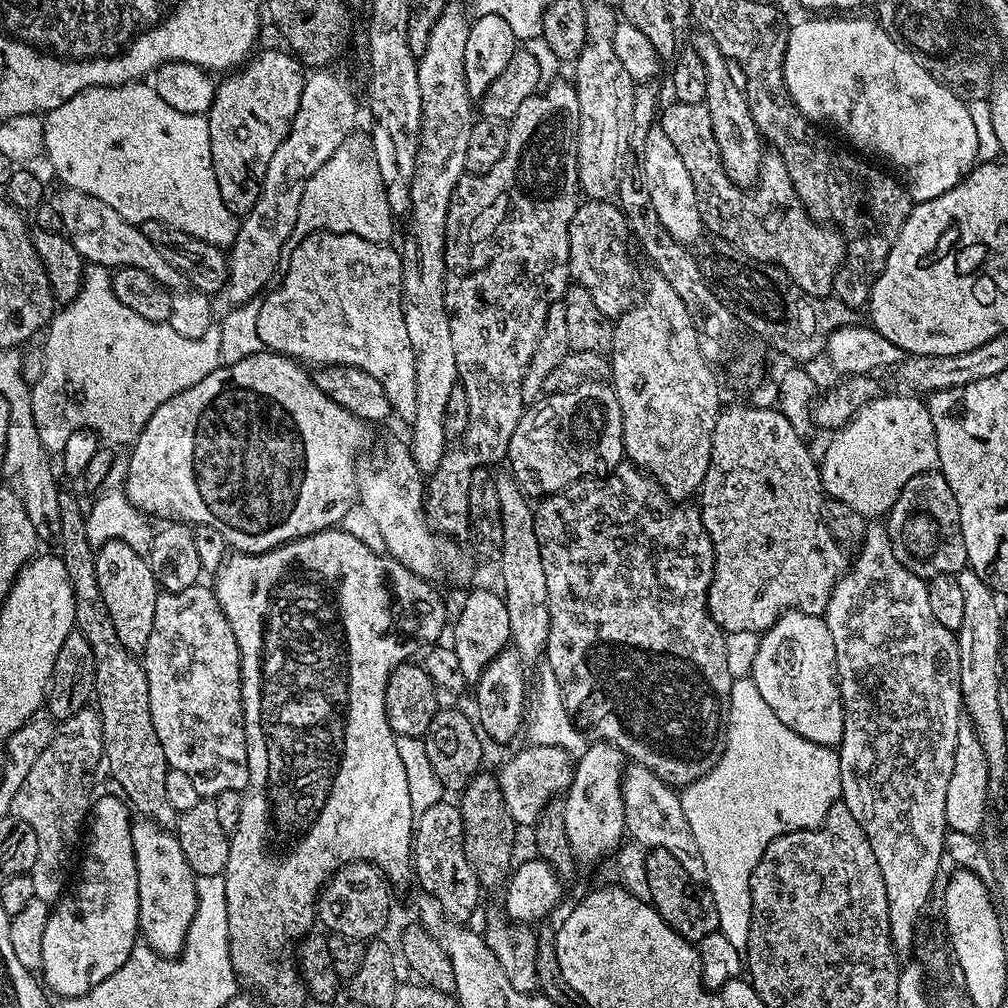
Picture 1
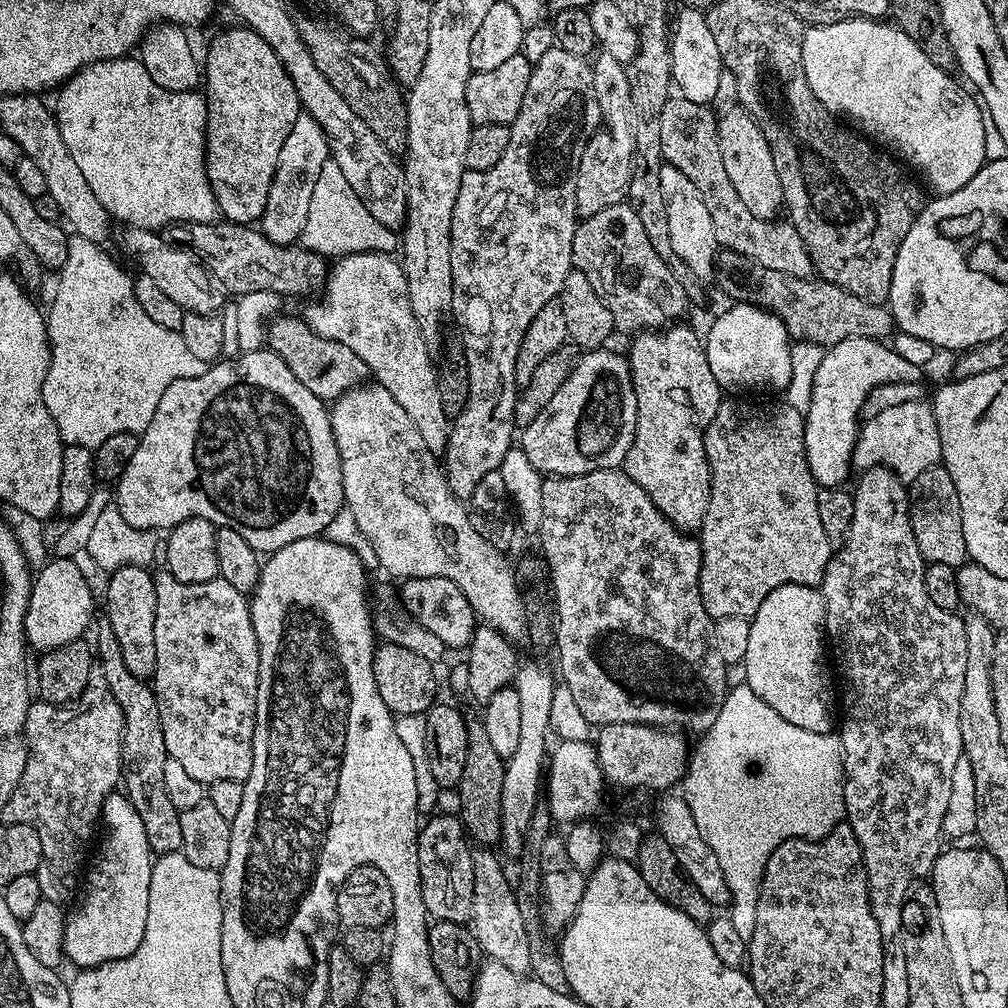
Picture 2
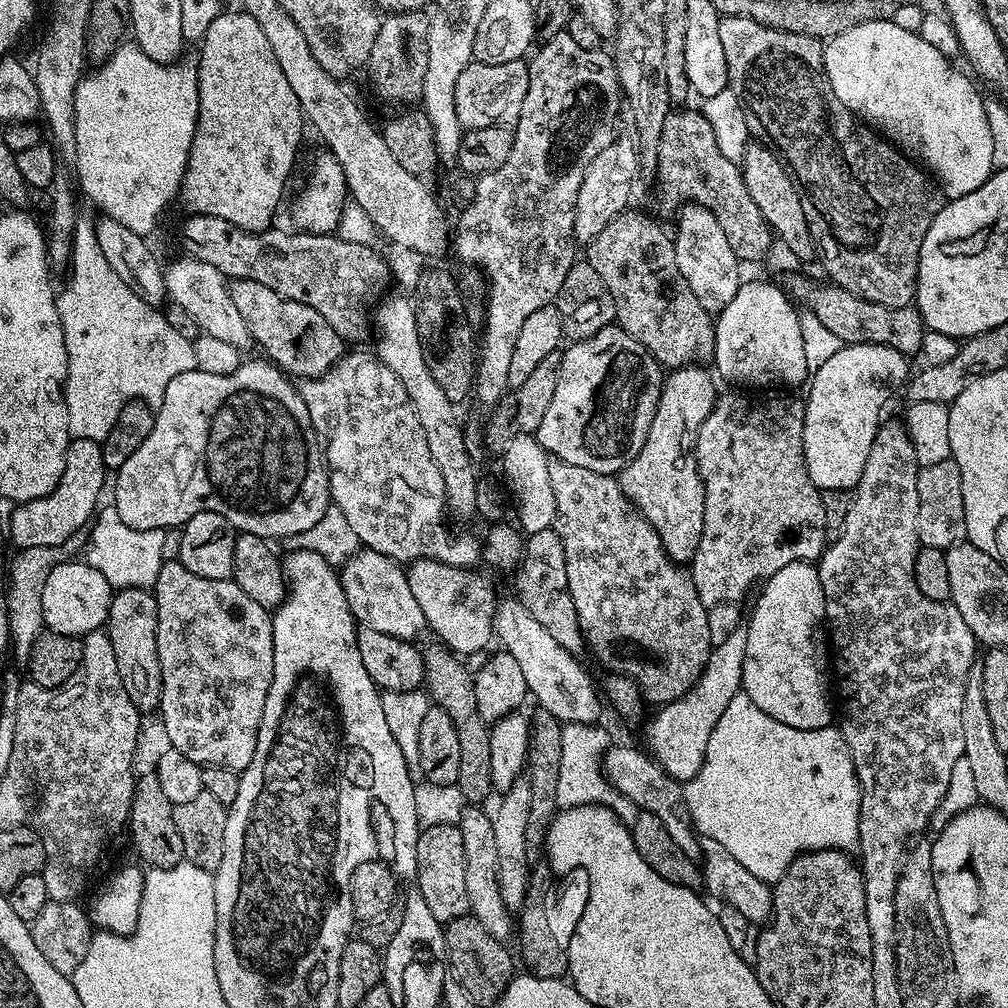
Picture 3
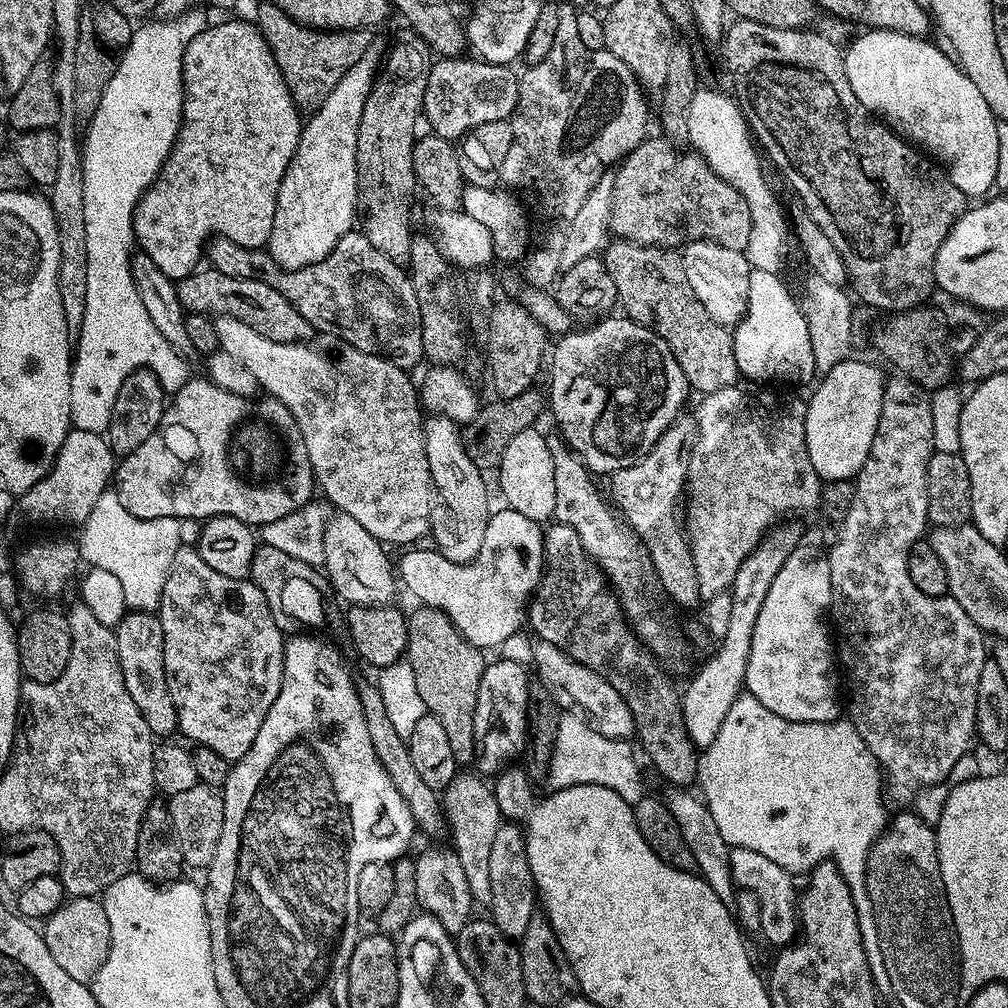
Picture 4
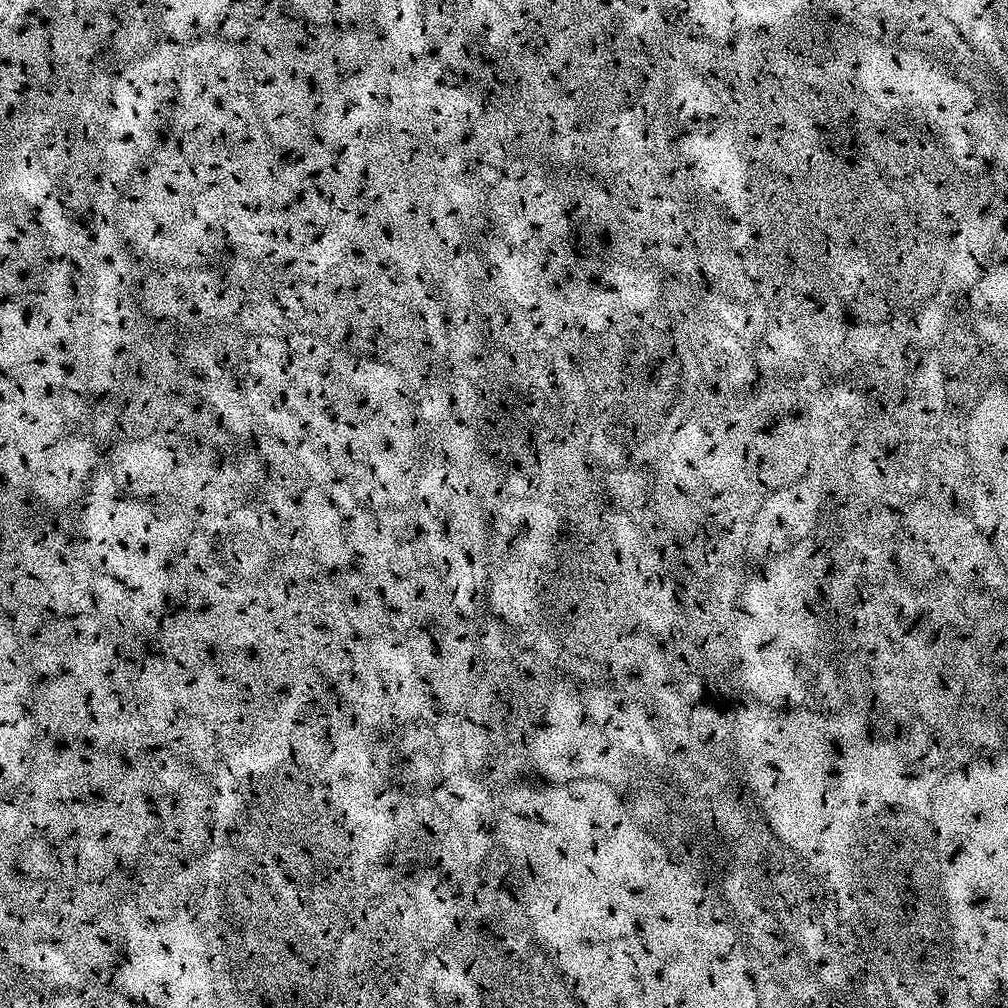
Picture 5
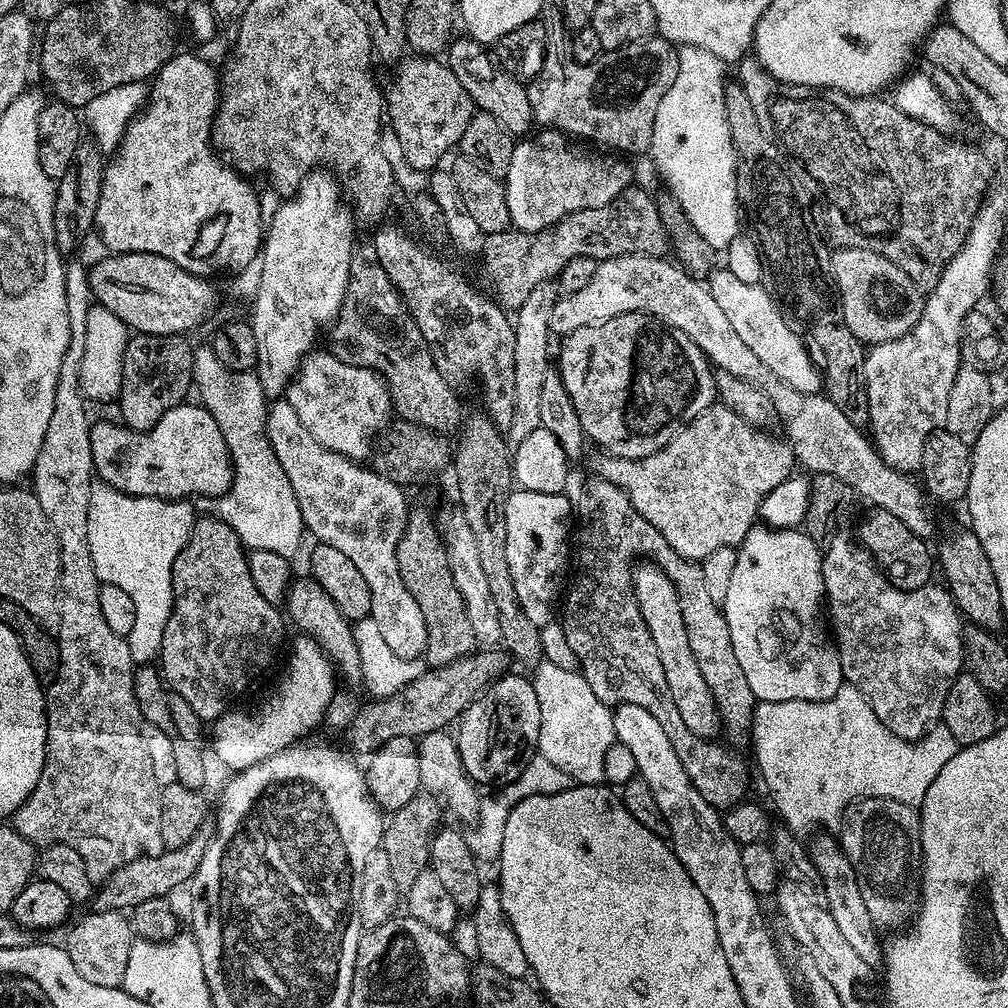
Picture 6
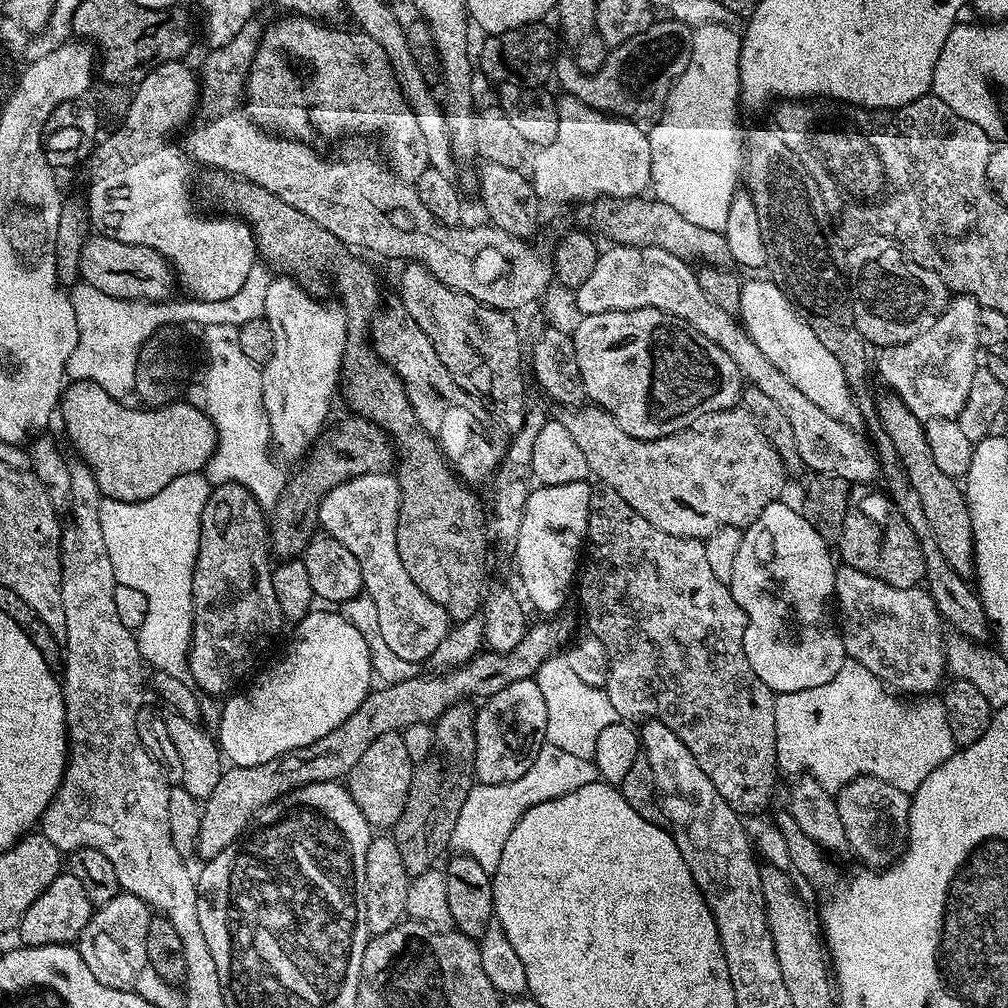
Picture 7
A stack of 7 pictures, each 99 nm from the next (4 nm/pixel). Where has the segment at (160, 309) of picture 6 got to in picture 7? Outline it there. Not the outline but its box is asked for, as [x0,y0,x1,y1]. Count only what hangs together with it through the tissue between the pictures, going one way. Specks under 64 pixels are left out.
[80,235,176,302]

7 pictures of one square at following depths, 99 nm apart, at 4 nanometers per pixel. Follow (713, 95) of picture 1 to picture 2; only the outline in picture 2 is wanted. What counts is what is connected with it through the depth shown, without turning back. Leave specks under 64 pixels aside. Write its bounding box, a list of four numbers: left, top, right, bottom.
[716,106,784,220]

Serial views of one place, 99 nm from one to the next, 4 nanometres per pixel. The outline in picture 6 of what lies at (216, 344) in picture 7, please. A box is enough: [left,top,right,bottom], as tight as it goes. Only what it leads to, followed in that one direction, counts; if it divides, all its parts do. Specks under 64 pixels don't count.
[193,342,306,559]

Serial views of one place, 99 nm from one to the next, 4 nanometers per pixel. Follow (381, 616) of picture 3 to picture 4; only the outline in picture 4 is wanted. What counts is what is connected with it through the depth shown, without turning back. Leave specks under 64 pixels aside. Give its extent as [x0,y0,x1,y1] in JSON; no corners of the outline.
[322,513,396,607]

